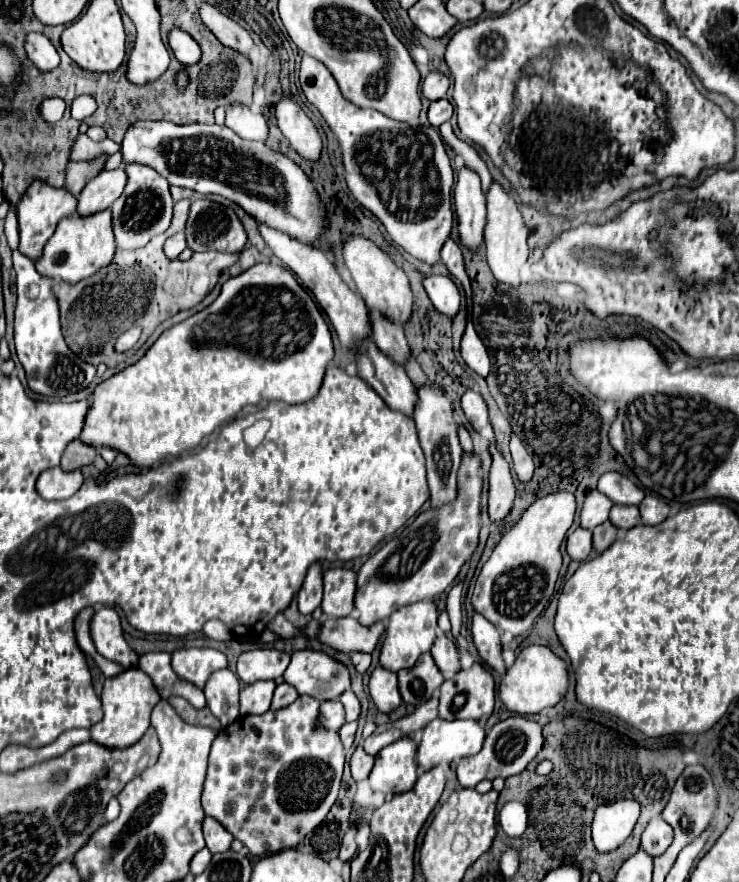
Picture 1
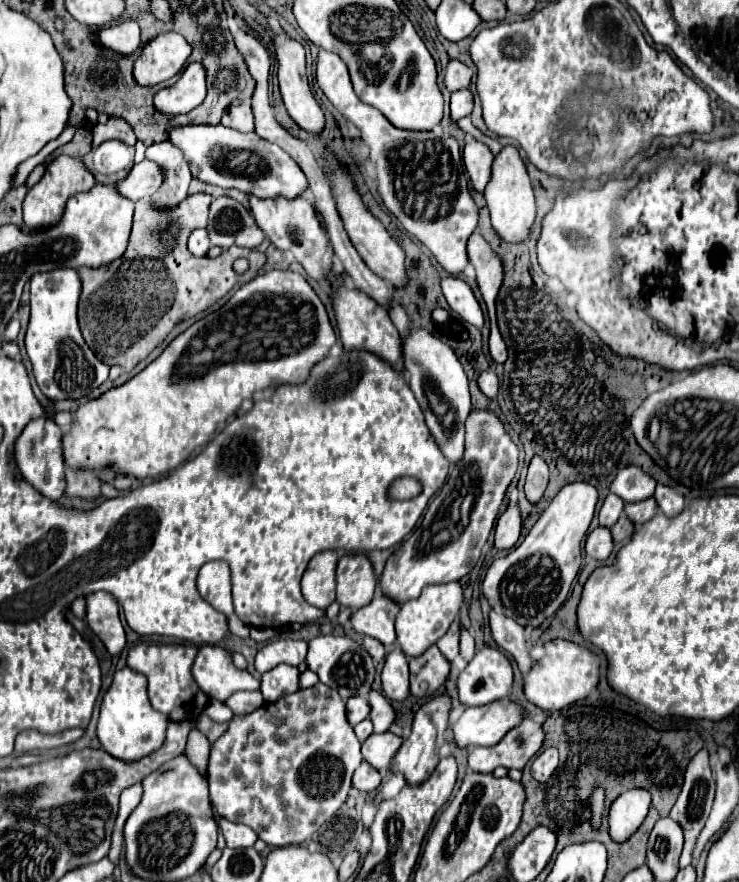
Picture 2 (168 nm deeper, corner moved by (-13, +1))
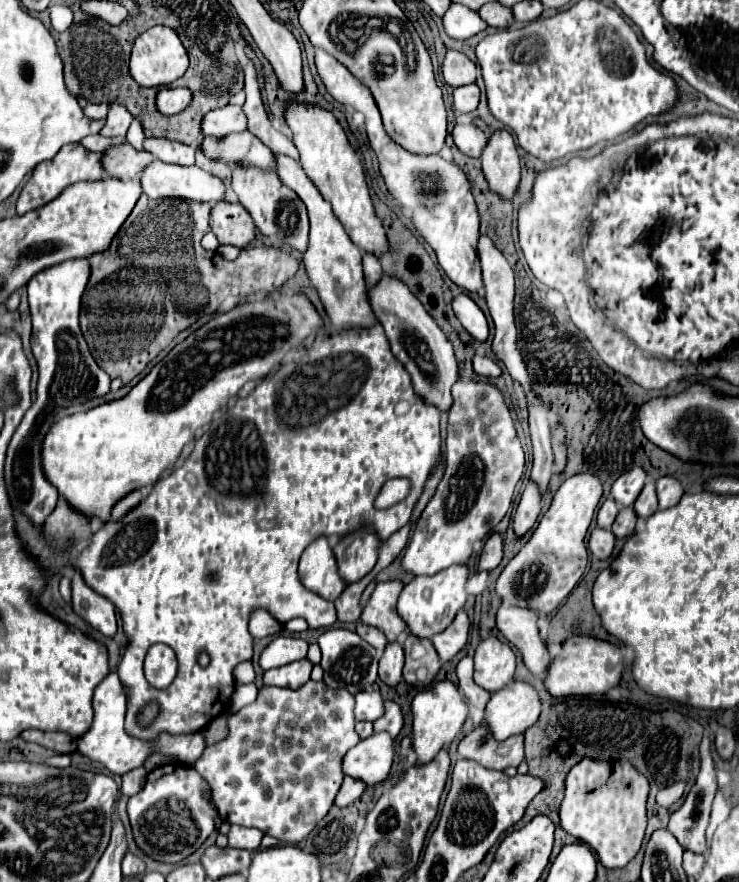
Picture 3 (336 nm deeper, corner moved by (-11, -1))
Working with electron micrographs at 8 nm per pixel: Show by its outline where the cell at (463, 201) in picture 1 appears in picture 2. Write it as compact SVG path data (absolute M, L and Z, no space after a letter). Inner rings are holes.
M465 136L465 150L463 150L463 164L467 168L467 174L471 178L473 190L483 194L485 184L489 184L489 174L493 168L493 154L491 150L477 142L473 136Z

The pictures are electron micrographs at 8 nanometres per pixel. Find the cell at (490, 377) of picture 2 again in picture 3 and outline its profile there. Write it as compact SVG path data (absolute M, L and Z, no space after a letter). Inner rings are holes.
M475 354L473 356L473 370L481 378L497 378L501 374L499 364L493 358L483 356L483 354Z

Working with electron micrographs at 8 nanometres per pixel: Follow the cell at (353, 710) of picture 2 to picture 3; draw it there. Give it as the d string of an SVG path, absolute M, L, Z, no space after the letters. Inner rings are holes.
M363 690L355 696L355 702L357 702L357 706L355 706L355 718L357 720L373 722L379 716L383 716L383 712L385 712L383 710L383 696L379 690L371 690L371 692Z

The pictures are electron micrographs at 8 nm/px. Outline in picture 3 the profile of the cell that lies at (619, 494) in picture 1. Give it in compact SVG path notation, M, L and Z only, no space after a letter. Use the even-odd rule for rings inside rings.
M633 468L629 472L625 472L619 480L615 480L613 488L611 488L611 496L619 506L631 506L635 502L635 498L639 496L639 492L645 486L645 470L643 468Z

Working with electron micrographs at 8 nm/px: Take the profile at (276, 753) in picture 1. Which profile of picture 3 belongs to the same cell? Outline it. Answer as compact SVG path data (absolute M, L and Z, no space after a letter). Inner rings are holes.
M309 680L301 688L263 686L251 706L241 708L229 718L229 734L225 740L205 748L197 760L197 772L207 778L213 790L213 800L221 820L229 824L259 828L283 844L297 844L309 836L321 818L333 806L333 800L343 782L341 758L359 742L353 716L355 698L349 690L331 688L323 680Z

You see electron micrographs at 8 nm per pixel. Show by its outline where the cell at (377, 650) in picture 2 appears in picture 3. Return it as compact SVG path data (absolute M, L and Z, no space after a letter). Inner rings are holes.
M357 622L357 634L359 634L363 640L367 640L371 646L375 646L379 652L383 652L383 648L387 646L385 634L383 634L381 630L373 628L373 626L367 626L367 624L363 624L363 622Z

